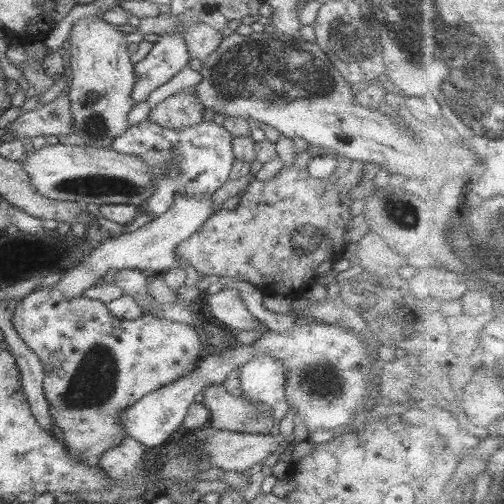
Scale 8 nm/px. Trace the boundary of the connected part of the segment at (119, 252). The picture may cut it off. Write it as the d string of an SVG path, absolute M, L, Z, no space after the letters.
M175 196L171 206L159 217L151 218L145 225L137 228L135 231L111 237L101 242L99 247L92 249L85 257L83 263L79 263L52 284L53 291L51 296L60 298L79 297L81 290L93 286L97 278L103 277L104 273L111 268L115 270L135 269L137 271L145 270L150 274L164 273L171 267L179 266L173 256L175 244L181 240L189 238L193 231L202 226L207 217L217 210L213 206L213 196Z

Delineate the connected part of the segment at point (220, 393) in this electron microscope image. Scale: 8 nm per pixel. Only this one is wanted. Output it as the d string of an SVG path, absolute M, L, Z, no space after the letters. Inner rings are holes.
M208 385L203 391L203 406L208 411L210 424L213 429L248 434L268 434L275 424L271 417L262 416L262 410L248 404L244 398L228 395L221 385Z

